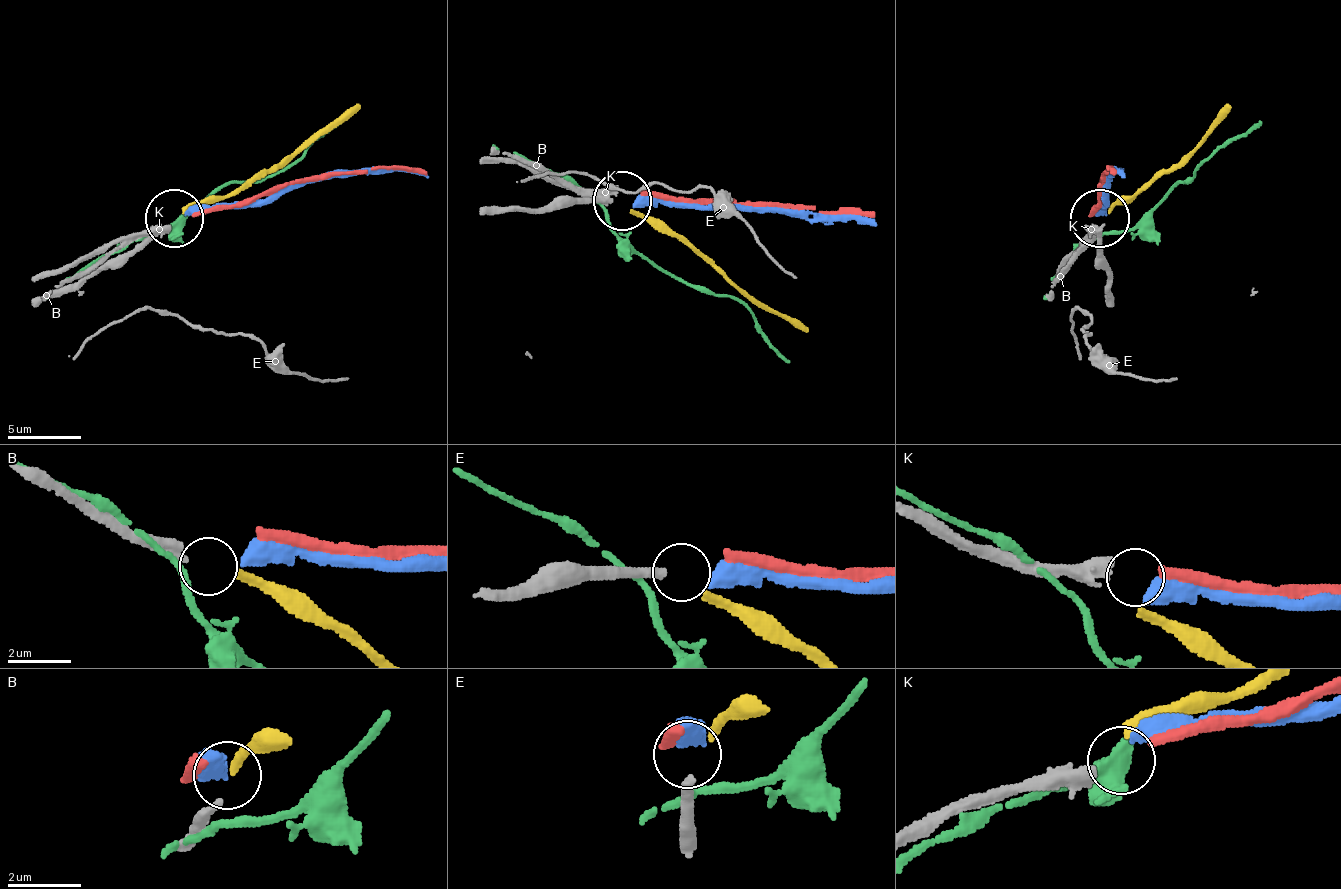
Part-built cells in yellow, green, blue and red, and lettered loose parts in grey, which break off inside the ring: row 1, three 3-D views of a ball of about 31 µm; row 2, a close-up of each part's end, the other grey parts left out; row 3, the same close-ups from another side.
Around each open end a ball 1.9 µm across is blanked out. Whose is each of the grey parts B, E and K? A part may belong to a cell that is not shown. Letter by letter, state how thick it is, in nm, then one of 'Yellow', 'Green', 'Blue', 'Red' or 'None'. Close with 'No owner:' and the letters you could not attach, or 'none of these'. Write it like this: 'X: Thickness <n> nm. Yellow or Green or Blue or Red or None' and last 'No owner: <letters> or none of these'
B: Thickness 240 nm. Yellow
E: Thickness 320 nm. Blue
K: Thickness 460 nm. Red
No owner: none of these

